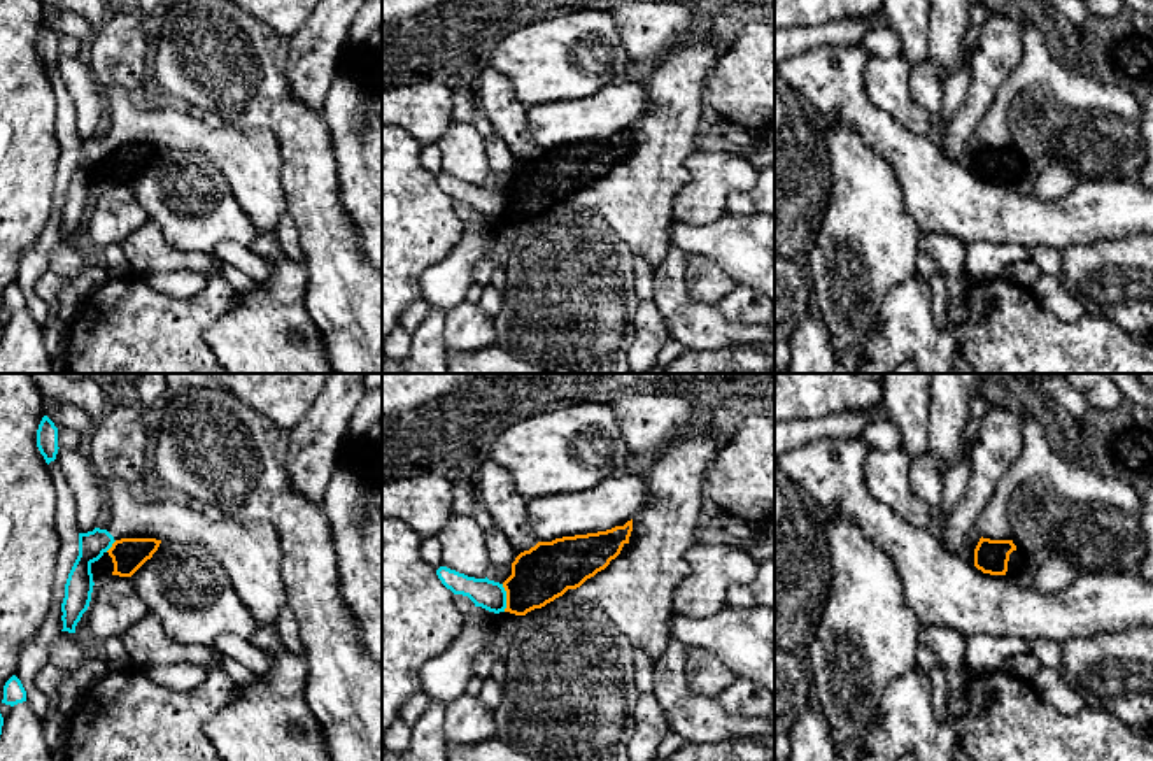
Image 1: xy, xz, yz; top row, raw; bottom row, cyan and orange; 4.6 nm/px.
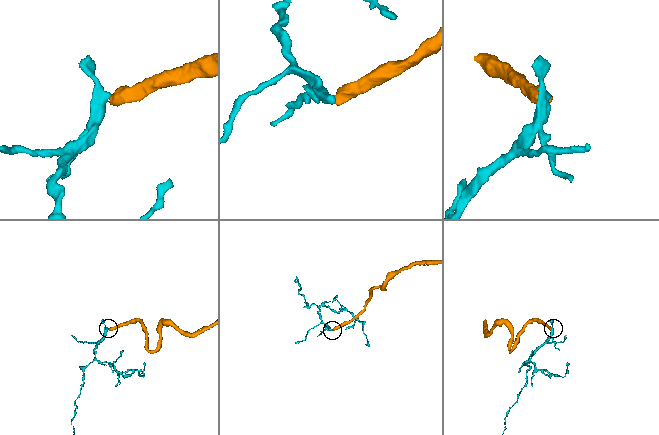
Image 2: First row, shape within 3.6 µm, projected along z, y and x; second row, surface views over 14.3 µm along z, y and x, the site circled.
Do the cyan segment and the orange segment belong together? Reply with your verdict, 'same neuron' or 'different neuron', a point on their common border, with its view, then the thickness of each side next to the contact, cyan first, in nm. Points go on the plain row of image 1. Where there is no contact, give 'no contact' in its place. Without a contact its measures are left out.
different neuron; contact xz (505, 206); calibres 140 and 260 nm

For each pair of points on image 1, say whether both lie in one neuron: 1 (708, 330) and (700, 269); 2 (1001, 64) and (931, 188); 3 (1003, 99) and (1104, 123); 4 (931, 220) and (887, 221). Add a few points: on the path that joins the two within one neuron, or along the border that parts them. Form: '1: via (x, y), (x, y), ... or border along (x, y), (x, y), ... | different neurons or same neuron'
1: border along (686, 265), (686, 288), (696, 298), (714, 305) | different neurons
2: border along (938, 144), (950, 158), (961, 162) | different neurons
3: border along (1075, 111), (1117, 113) | different neurons
4: border along (898, 181), (903, 192), (903, 206), (922, 234) | different neurons

